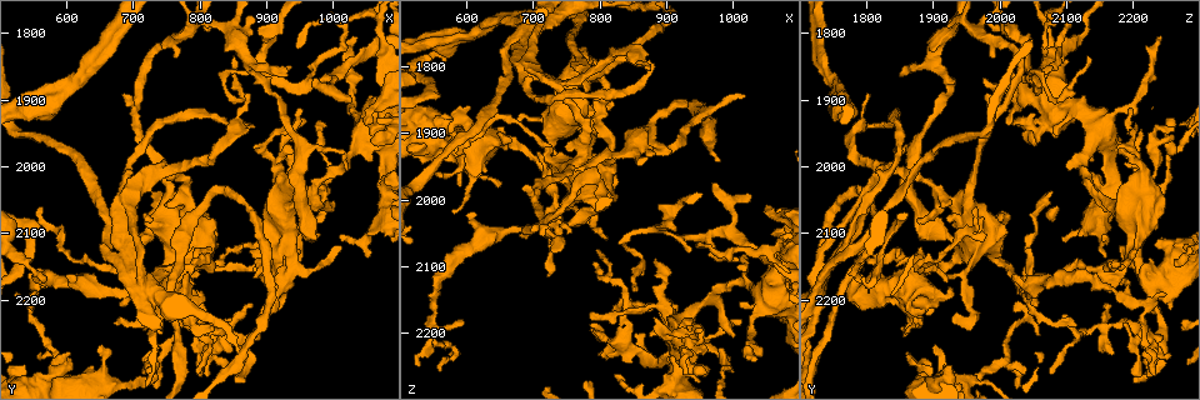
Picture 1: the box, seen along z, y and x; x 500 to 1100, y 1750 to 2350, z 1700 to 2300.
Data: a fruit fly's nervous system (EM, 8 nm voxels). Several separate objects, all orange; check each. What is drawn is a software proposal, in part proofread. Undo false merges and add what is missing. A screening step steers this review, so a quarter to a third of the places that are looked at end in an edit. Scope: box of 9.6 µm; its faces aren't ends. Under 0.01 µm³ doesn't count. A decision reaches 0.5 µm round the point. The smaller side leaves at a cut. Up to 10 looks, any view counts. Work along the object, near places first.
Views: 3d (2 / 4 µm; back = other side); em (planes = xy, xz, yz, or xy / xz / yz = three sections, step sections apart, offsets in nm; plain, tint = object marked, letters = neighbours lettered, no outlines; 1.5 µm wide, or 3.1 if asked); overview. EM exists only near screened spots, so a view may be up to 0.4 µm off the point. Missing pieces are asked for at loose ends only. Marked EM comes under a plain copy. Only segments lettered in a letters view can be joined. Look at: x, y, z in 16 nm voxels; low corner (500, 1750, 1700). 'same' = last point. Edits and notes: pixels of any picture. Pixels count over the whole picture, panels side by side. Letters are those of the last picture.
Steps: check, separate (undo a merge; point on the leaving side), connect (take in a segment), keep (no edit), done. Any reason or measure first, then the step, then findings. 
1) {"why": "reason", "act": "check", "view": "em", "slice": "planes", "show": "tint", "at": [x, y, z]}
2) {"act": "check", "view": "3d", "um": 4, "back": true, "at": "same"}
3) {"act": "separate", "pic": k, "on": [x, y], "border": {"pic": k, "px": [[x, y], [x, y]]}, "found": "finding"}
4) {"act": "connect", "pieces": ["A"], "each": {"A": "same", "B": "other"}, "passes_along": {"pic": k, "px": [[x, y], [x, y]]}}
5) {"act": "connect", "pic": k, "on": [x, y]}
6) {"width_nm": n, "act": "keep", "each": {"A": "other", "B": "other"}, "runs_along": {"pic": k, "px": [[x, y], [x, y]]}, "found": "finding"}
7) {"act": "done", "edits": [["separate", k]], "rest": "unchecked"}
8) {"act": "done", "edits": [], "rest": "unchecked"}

{"why": "an open end", "act": "check", "view": "em", "slice": "xz", "step": 8, "show": "tint", "at": [810, 2310, 2220]}

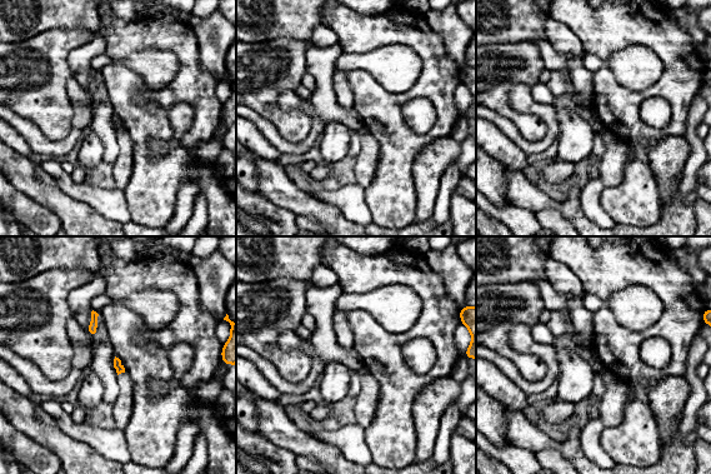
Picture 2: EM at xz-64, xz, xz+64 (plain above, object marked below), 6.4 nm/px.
{"why": "another direction", "act": "check", "view": "em", "slice": "planes", "show": "letters", "at": "same"}

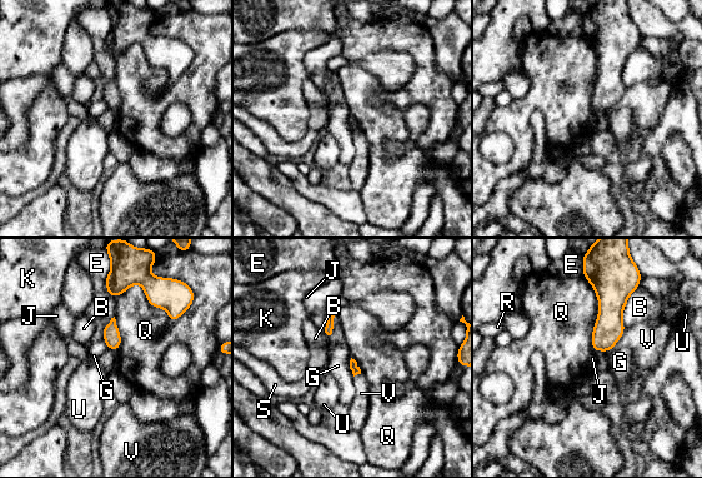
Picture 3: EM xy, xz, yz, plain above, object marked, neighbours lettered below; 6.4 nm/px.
{"act": "keep", "each": {"B": "other", "E": "other", "G": "other", "J": "other", "K": "other", "Q": "other", "R": "other", "S": "other", "U": "other", "V": "other"}, "border": {"pic": 3, "px": [[114, 297], [191, 304]]}, "found": "none of them fits"}

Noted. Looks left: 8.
{"why": "branch stops here", "act": "check", "view": "em", "slice": "xy", "step": 8, "show": "letters", "at": [795, 2310, 2075]}

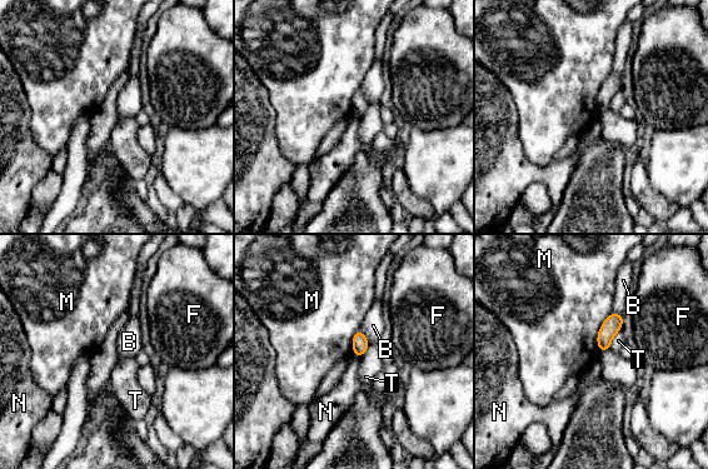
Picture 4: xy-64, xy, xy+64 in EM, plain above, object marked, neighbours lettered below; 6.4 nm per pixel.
{"width_nm": 100, "act": "keep", "each": {"B": "other", "F": "other", "M": "other", "N": "other", "T": "other"}, "border": {"pic": 4, "px": [[353, 353], [360, 357]]}, "found": "no lettered segment goes on from it"}

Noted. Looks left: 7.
{"why": "narrows sharply", "act": "check", "view": "3d", "um": 2, "at": [800, 2145, 1885]}

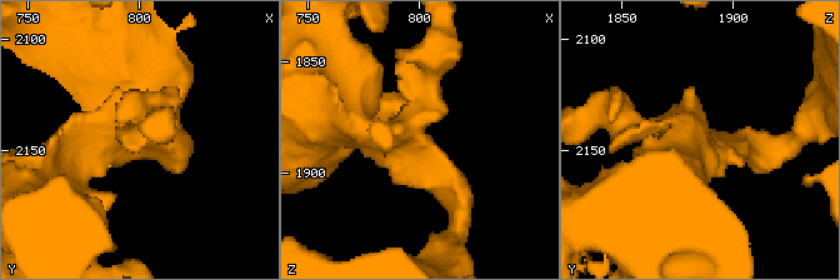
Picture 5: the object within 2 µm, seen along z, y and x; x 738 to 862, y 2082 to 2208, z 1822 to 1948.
{"arms": 4, "act": "check", "view": "em", "slice": "planes", "show": "letters", "at": [799, 2141, 1884]}

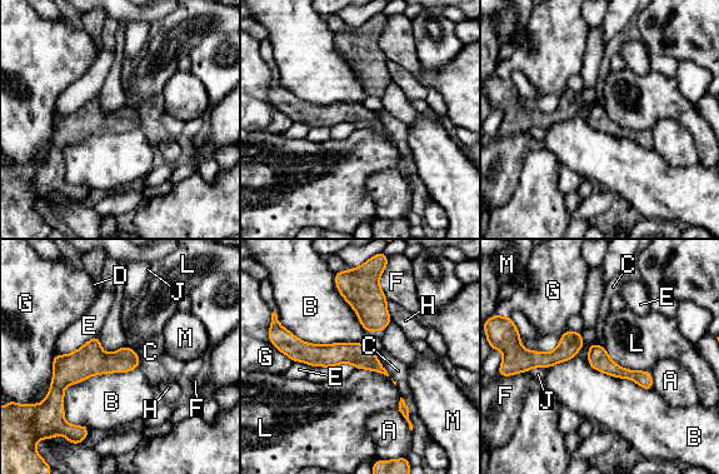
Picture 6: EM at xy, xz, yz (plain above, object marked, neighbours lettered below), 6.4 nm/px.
{"act": "keep", "each": {"A": "other", "B": "other", "C": "other", "D": "other", "E": "other", "F": "other", "G": "other", "H": "other", "J": "other", "L": "other", "M": "other"}, "runs_along": {"pic": 6, "px": [[285, 348], [358, 354], [380, 369]]}, "found": "one neuron here"}

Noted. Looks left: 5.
{"why": "thin end", "act": "check", "view": "em", "slice": "xy", "step": 4, "show": "letters", "at": [675, 2235, 1885]}

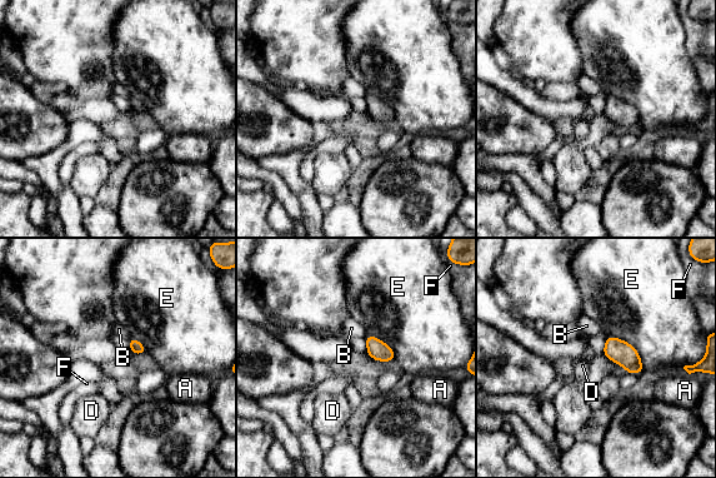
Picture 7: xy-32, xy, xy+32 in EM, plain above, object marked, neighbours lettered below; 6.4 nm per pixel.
{"why": "cut it another way", "act": "check", "view": "em", "slice": "planes", "show": "letters", "at": "same"}

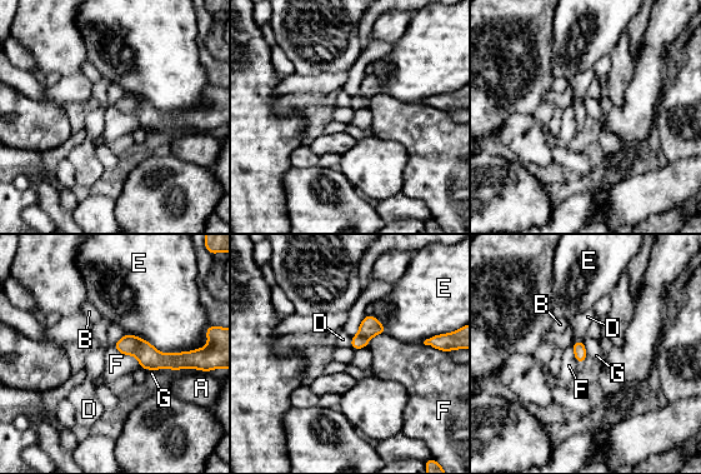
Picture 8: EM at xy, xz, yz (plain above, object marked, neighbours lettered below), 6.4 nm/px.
{"width_nm": 80, "longest_contact_nm": ["E", 320], "act": "keep", "each": {"A": "other", "B": "other", "D": "other", "E": "other", "F": "other", "G": "other"}, "found": "no lettered segment goes on from it"}

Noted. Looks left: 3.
{"act": "done", "edits": [], "rest": "unchecked"}

